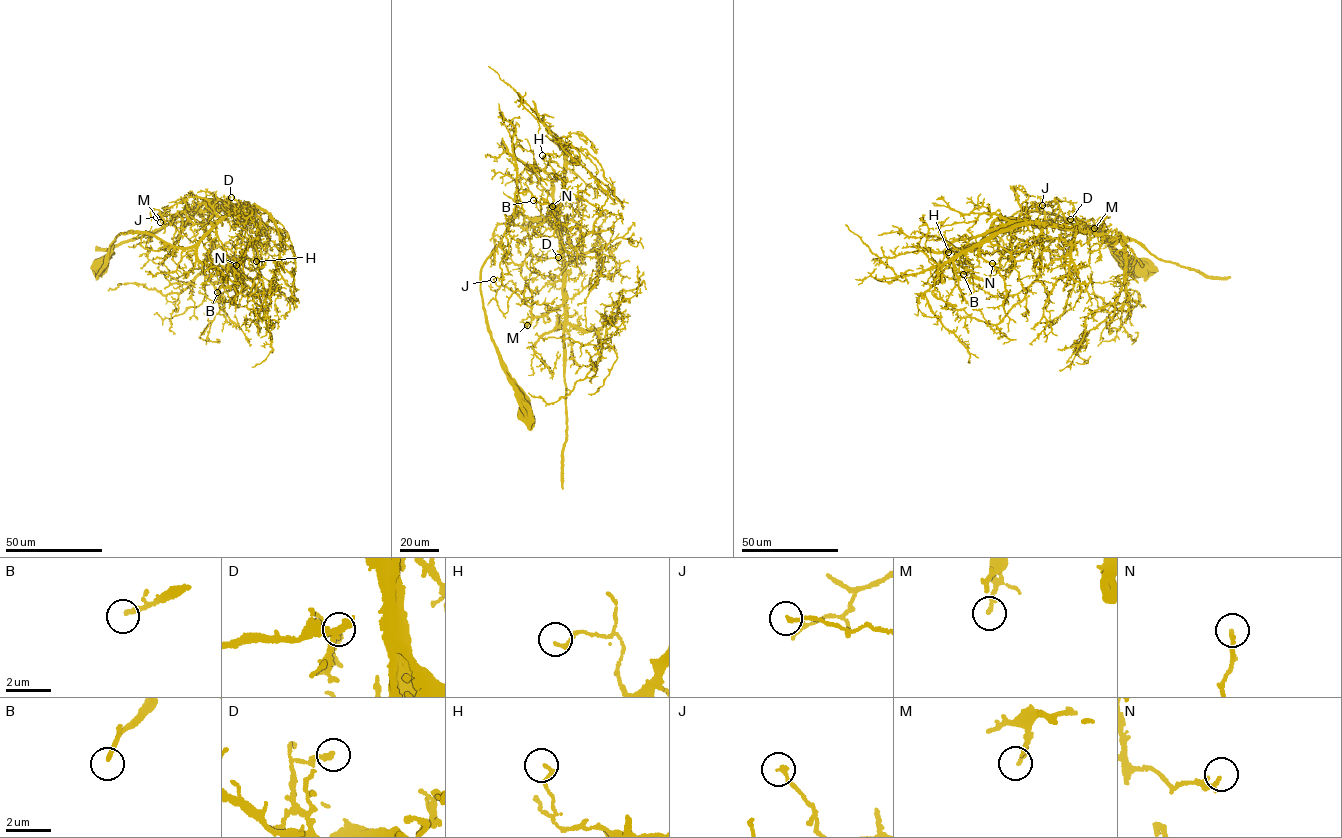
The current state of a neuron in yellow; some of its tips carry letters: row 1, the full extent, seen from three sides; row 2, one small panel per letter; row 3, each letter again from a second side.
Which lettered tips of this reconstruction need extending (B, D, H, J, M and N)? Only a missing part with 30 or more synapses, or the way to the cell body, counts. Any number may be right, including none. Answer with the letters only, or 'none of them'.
B

